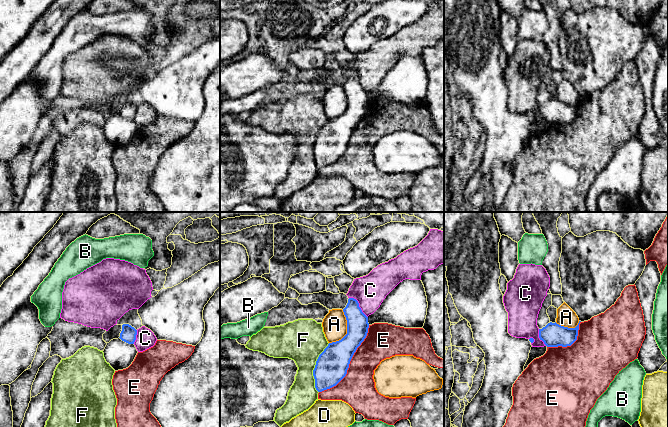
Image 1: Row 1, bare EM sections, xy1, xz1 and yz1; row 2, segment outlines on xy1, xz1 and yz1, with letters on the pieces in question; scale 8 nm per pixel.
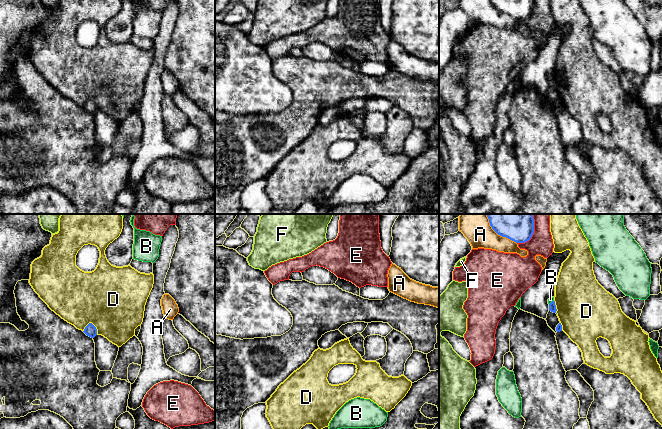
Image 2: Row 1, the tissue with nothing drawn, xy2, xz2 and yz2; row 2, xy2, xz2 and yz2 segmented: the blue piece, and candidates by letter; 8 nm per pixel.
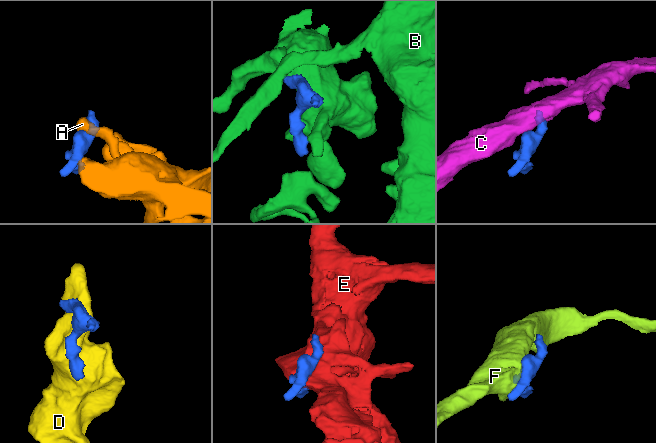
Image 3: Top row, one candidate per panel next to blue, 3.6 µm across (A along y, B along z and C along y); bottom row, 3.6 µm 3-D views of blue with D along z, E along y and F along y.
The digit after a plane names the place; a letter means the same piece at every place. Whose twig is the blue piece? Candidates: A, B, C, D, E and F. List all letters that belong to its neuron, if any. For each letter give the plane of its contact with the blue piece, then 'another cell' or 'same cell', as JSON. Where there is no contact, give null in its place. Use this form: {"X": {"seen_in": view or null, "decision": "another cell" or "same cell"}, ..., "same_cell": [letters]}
{"A": {"seen_in": "xz1", "decision": "another cell"}, "B": {"seen_in": "yz2", "decision": "another cell"}, "C": {"seen_in": "xz1", "decision": "another cell"}, "D": {"seen_in": "xy2", "decision": "another cell"}, "E": {"seen_in": "xz1", "decision": "another cell"}, "F": {"seen_in": "xz1", "decision": "another cell"}, "same_cell": []}

